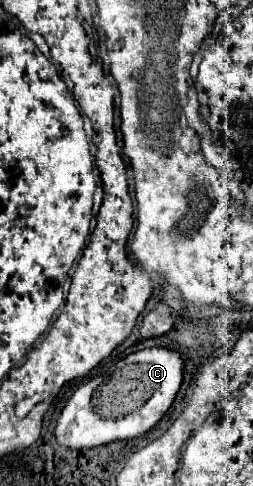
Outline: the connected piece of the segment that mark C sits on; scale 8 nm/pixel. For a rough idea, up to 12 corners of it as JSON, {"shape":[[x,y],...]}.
{"shape":[[136,351],[72,393],[54,441],[82,451],[162,419],[182,359]]}

